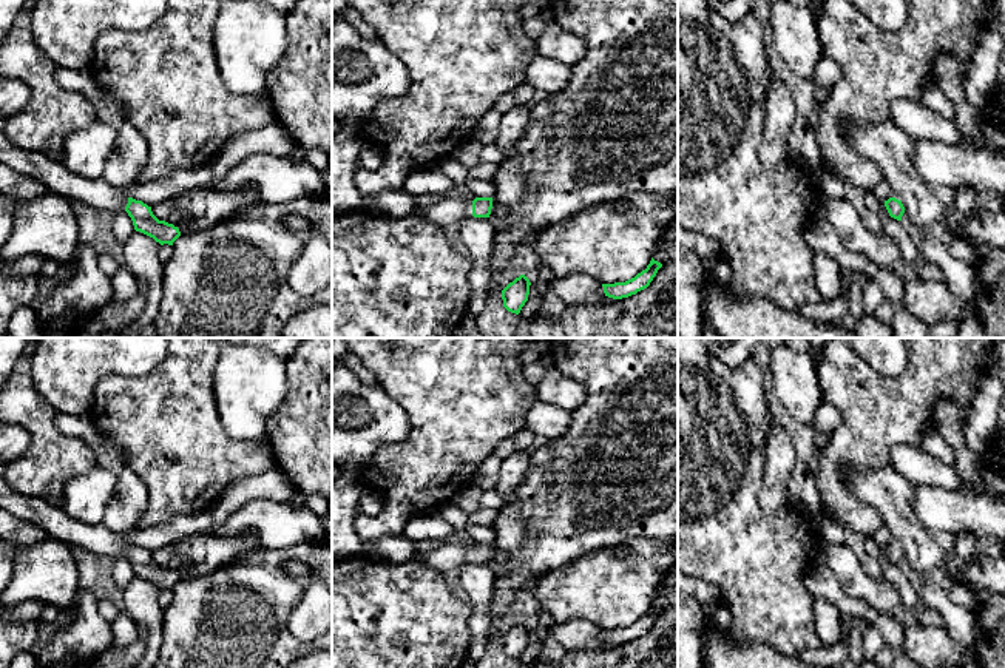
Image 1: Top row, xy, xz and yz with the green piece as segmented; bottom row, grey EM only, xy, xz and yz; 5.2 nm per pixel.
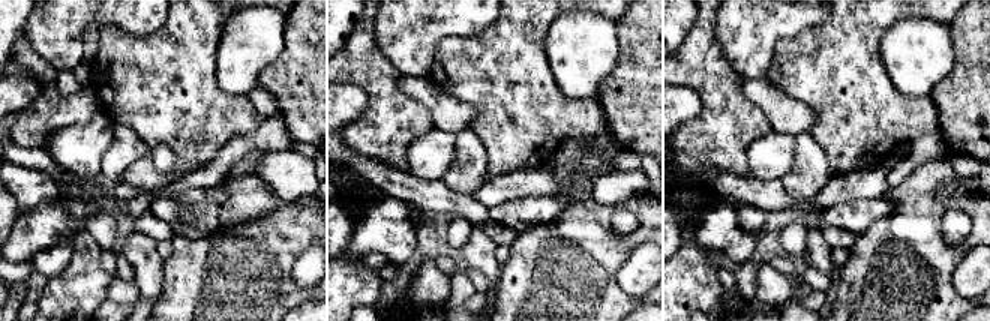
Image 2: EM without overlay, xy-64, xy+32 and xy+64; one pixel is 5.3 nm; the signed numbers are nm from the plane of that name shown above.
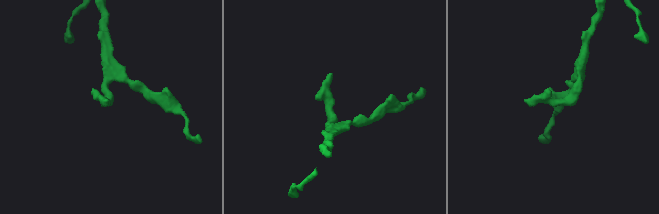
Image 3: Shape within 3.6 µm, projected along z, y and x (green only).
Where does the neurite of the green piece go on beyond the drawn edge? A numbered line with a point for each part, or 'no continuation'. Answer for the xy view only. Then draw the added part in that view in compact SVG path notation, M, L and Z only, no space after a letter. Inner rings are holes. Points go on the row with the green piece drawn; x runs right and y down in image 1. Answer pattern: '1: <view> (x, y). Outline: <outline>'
1: xy (96, 193). Outline: M0 128L0 162L12 170L43 182L48 193L68 201L80 201L93 208L108 210L113 214L124 211L128 193L113 188L102 177L88 179L66 170L59 160L12 145Z

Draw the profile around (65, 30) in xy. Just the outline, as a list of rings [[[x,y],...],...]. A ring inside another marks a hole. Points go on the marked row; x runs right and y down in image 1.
[[[34,0],[32,39],[59,69],[88,71],[100,32],[145,31],[164,15],[167,3],[168,0]]]

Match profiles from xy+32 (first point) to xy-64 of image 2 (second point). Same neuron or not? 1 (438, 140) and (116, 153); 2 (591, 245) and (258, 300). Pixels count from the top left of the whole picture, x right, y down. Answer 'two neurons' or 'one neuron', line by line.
1: two neurons
2: one neuron

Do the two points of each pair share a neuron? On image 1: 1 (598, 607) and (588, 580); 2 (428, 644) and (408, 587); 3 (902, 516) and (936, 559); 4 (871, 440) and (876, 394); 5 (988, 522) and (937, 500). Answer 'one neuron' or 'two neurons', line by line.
1: one neuron
2: one neuron
3: one neuron
4: one neuron
5: one neuron

